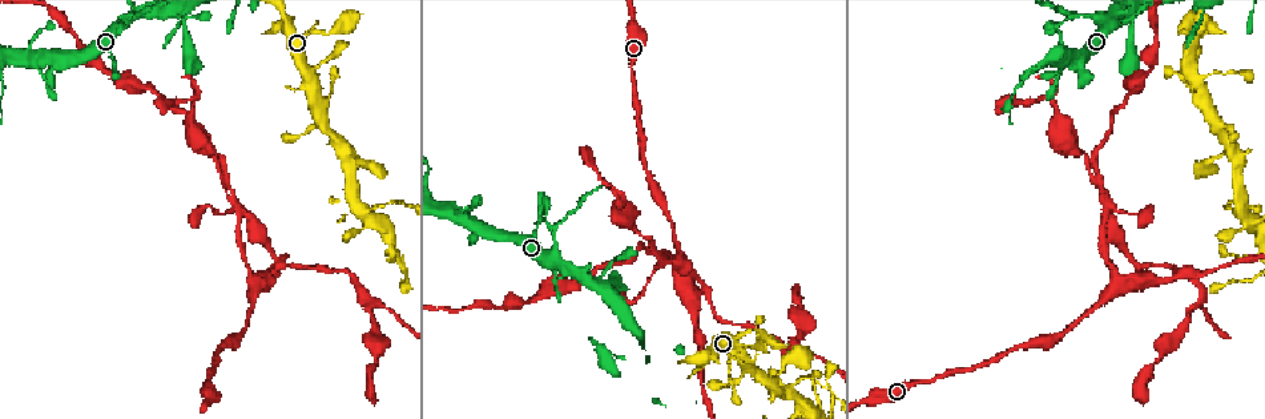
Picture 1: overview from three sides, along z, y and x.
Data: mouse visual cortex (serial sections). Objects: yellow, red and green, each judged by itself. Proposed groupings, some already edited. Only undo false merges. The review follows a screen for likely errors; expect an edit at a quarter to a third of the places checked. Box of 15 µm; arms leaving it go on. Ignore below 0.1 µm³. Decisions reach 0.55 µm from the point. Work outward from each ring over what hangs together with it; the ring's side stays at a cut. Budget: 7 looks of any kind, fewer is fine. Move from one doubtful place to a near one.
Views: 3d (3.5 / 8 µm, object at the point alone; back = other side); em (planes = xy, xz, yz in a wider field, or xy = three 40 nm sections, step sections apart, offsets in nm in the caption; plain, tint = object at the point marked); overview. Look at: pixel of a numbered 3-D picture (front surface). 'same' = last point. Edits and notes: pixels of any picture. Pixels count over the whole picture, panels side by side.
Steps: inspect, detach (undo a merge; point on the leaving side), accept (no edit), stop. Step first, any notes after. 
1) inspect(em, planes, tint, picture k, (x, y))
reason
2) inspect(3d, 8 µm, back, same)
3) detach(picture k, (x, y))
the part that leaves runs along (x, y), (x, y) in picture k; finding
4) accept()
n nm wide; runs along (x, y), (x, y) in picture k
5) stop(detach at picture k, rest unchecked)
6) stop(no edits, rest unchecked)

inspect(3d, 3.5 µm, picture 1, (1109, 21))
abrupt turn

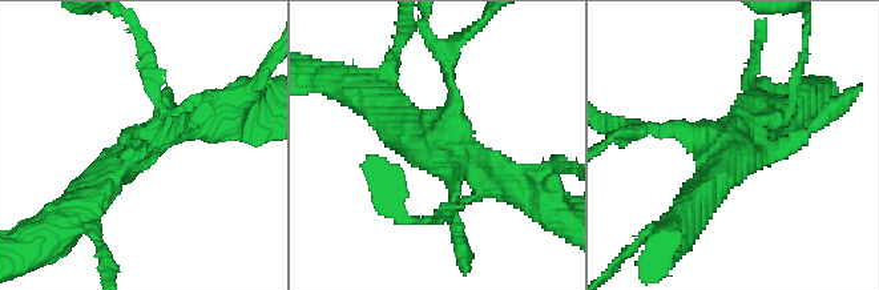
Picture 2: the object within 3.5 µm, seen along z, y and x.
inspect(em, xy, step 5, tint, picture 2, (727, 144))

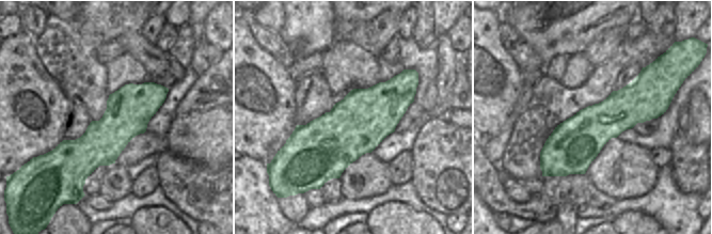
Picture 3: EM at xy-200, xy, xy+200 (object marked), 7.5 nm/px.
inspect(em, xy, step 3, tint, same)

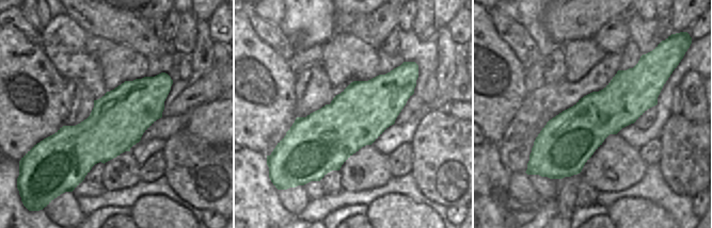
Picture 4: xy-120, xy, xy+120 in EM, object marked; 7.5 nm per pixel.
accept()
runs along (83, 208), (164, 129), (221, 113) in picture 2; continuous, no second cell

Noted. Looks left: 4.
inspect(3d, 3.5 µm, back, picture 1, (657, 251))

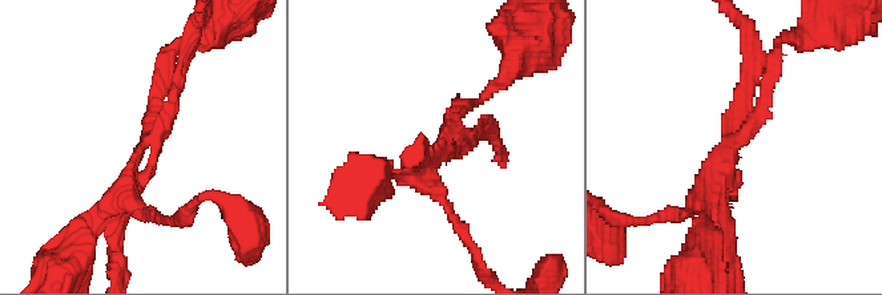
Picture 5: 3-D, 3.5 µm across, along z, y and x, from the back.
detach(picture 5, (61, 237))
3 arms; the part that leaves runs along (121, 205), (157, 95) in picture 5; a second cell is stuck on

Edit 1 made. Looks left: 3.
inspect(3d, 8 µm, picture 1, (785, 391))
branch point

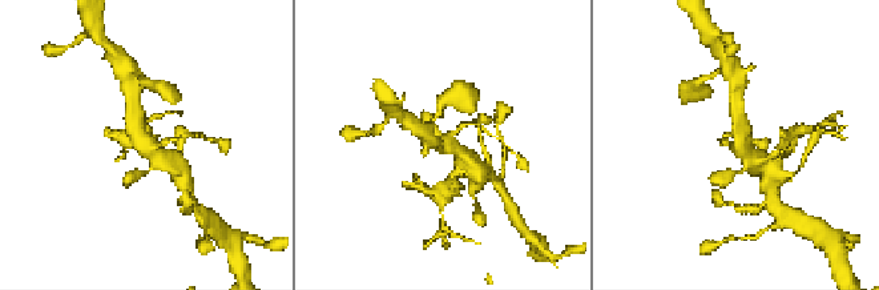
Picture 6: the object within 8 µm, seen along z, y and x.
inspect(3d, 3.5 µm, picture 6, (739, 146))

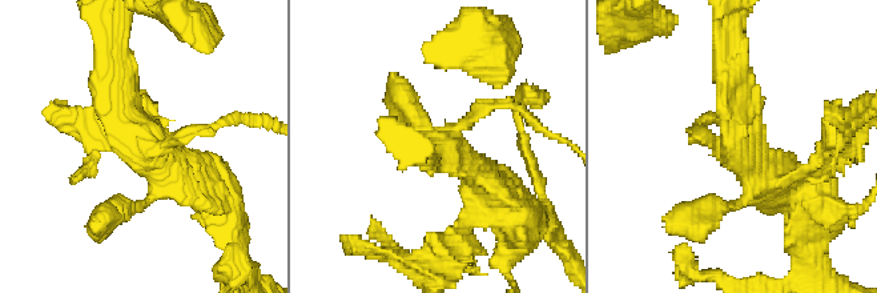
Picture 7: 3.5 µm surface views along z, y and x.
inspect(em, xy, step 3, tint, picture 7, (738, 147))
need the tissue

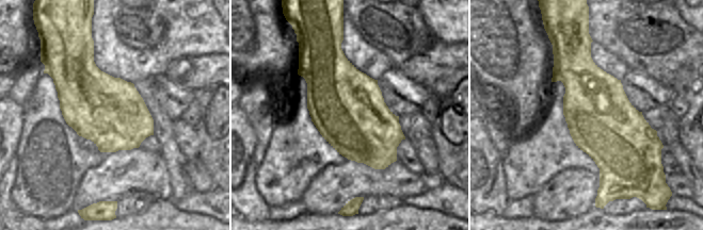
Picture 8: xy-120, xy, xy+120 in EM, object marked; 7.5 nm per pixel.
accept()
runs along (115, 65), (139, 139), (209, 184) in picture 7; all the same cell

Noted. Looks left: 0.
stop(detach at picture 5, rest unchecked)

